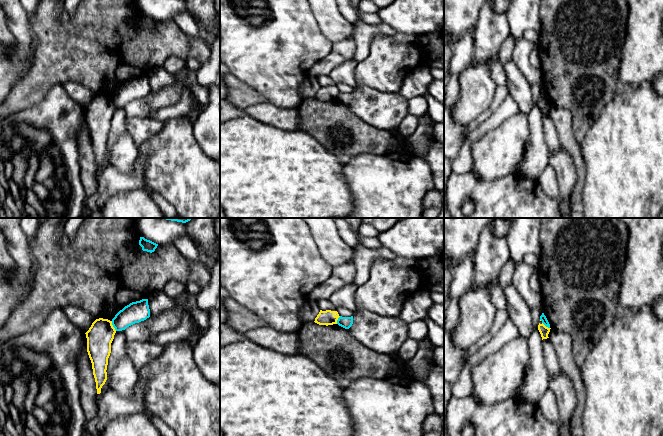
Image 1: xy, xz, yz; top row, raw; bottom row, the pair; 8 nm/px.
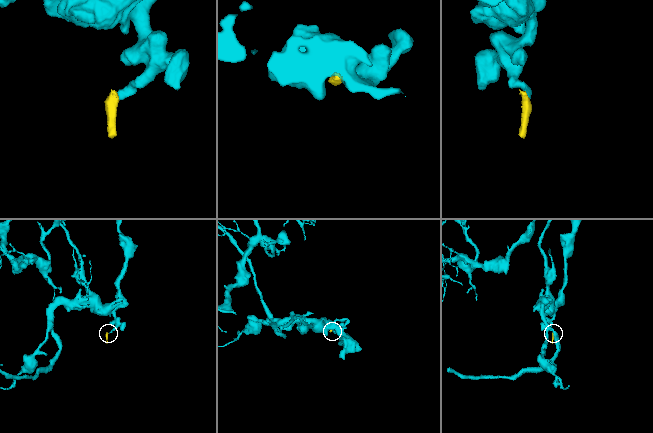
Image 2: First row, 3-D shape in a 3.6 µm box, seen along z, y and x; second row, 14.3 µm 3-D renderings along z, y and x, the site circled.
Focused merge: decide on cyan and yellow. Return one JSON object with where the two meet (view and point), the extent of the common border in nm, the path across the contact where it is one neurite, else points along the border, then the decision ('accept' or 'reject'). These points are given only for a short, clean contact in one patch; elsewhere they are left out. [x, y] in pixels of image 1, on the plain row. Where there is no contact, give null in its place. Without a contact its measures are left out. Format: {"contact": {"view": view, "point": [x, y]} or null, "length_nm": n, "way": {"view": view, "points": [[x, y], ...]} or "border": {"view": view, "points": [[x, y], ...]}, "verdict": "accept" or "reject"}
{"contact": {"view": "xy", "point": [113, 102]}, "length_nm": 90, "border": {"view": "xy", "points": [[111, 97], [116, 106]]}, "verdict": "reject"}

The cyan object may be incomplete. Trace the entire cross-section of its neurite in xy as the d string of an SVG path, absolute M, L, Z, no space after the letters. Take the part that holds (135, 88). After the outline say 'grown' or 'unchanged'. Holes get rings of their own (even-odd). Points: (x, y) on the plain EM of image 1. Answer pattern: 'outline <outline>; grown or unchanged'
outline M148 75L132 78L120 86L112 95L116 107L125 106L127 103L146 96L150 93Z; unchanged

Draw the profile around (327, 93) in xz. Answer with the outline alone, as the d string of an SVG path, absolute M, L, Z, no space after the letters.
M330 85L326 87L320 86L314 98L319 101L328 102L328 101L337 100L337 96L339 93L340 92L338 88L336 87L336 85Z

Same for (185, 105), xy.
M185 89L179 102L155 111L149 119L165 122L170 118L177 118L190 114L194 110L189 89Z

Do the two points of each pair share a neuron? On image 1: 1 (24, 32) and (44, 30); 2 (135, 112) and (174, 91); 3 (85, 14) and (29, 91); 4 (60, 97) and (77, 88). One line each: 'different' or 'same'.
1: different
2: same
3: same
4: different

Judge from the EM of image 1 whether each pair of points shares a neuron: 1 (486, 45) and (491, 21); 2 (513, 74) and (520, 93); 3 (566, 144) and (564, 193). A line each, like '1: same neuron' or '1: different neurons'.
1: same neuron
2: same neuron
3: different neurons

